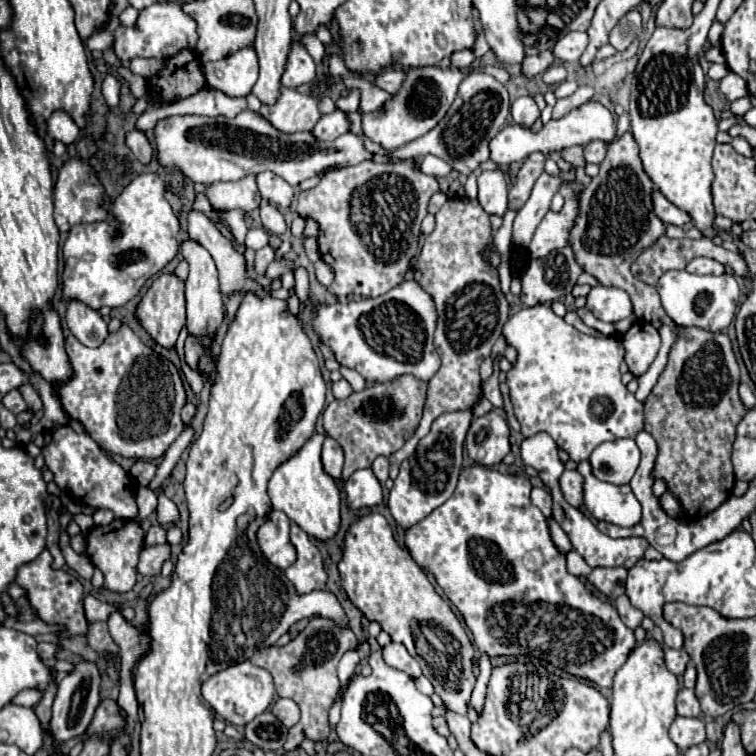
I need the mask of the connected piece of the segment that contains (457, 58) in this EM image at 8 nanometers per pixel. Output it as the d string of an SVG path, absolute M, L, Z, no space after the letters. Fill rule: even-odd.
M461 50L461 52L455 52L451 56L451 64L455 68L459 68L459 70L469 70L471 64L473 64L473 60L475 60L475 56L473 56L471 50Z

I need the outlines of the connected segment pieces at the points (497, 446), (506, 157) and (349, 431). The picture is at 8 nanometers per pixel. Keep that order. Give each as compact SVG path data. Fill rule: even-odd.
M497 412L473 418L465 446L477 464L499 464L511 452L507 420Z
M585 102L585 104L581 104L575 110L571 110L569 114L565 114L559 120L553 120L551 118L537 132L533 132L527 126L507 124L491 140L489 152L491 152L491 160L497 166L509 166L511 162L523 162L533 152L541 152L541 154L549 156L549 154L561 152L563 148L569 148L573 144L589 144L591 140L597 140L597 138L599 140L605 140L605 142L611 142L613 136L615 136L615 122L613 122L611 112L603 104L599 104L599 102Z
M399 376L391 382L375 382L361 392L353 392L345 400L333 400L323 412L325 434L335 438L345 452L343 478L349 478L359 468L369 468L377 456L391 456L419 426L423 404L427 400L427 382L415 376Z

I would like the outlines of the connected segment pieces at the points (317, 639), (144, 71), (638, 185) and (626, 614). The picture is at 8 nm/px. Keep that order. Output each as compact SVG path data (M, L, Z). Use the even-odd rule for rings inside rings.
M313 618L307 628L295 636L295 640L291 640L287 646L277 648L277 646L269 646L269 648L261 648L251 656L251 662L259 668L265 668L271 672L273 680L275 680L275 690L281 698L291 698L297 702L297 706L301 708L301 720L299 724L289 730L289 738L285 742L285 750L295 750L299 748L303 738L309 738L313 742L317 740L327 740L329 736L329 720L327 720L327 712L333 706L339 690L341 690L341 682L337 676L337 664L341 660L341 656L349 650L357 648L357 636L353 634L351 628L339 628L339 624L335 624L335 620L327 620L327 618Z
M135 58L131 60L131 66L129 70L137 76L143 76L145 80L149 80L151 76L155 76L157 72L161 72L165 68L165 60L159 60L159 58Z
M627 132L621 140L609 144L607 158L601 162L599 174L591 180L589 186L583 188L579 196L581 212L571 230L571 248L575 250L577 262L583 266L583 270L595 276L599 284L621 288L631 296L633 312L637 318L647 322L661 320L663 324L675 326L663 312L657 288L643 284L629 272L631 262L665 234L665 224L653 212L651 192L653 182L641 166L639 148L631 132Z
M625 594L617 598L615 608L617 608L621 620L625 622L625 626L629 626L629 628L635 630L635 628L641 624L641 620L643 620L643 612L639 612L639 608L635 608L635 606L629 602L629 598L627 598Z

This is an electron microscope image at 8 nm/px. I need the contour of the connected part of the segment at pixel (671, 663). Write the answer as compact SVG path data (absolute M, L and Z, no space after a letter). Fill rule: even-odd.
M665 648L665 664L667 664L667 668L669 668L673 674L681 676L681 674L685 672L687 664L689 664L689 654L687 654L683 648L681 648L681 650Z

